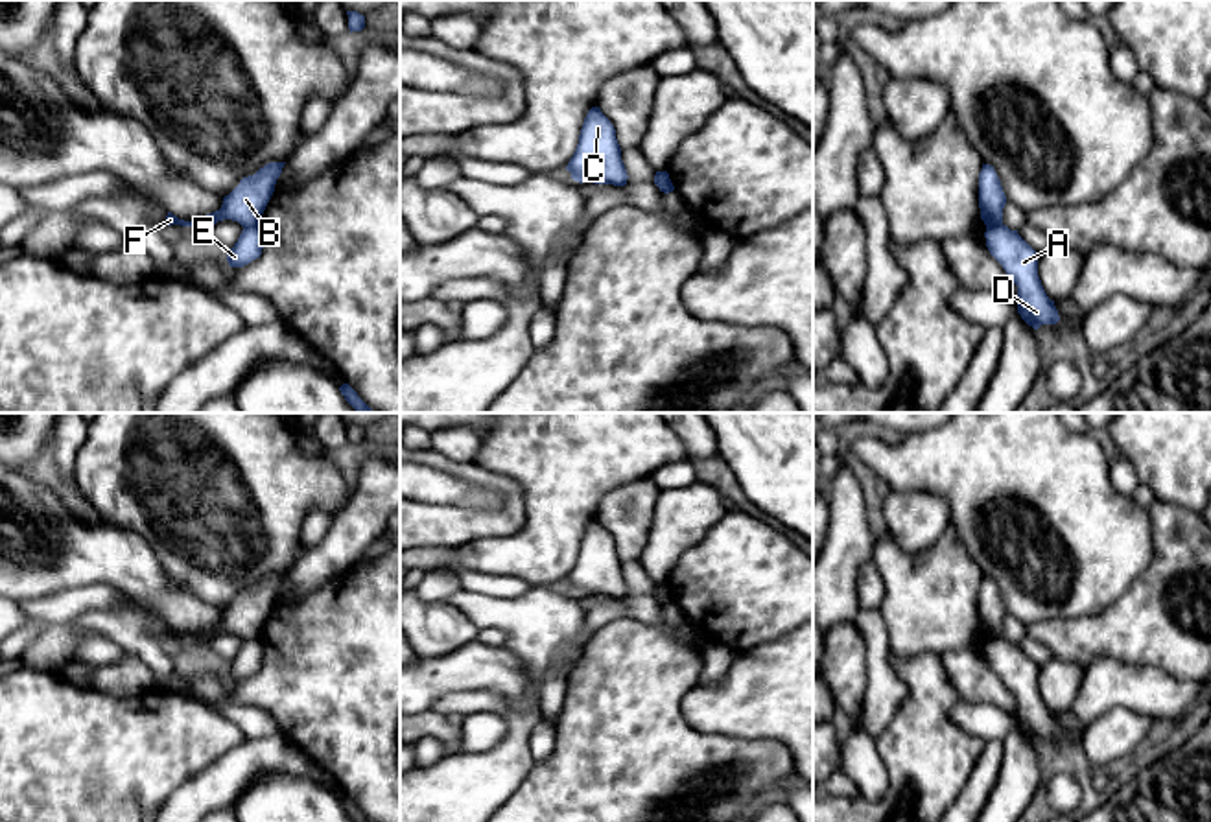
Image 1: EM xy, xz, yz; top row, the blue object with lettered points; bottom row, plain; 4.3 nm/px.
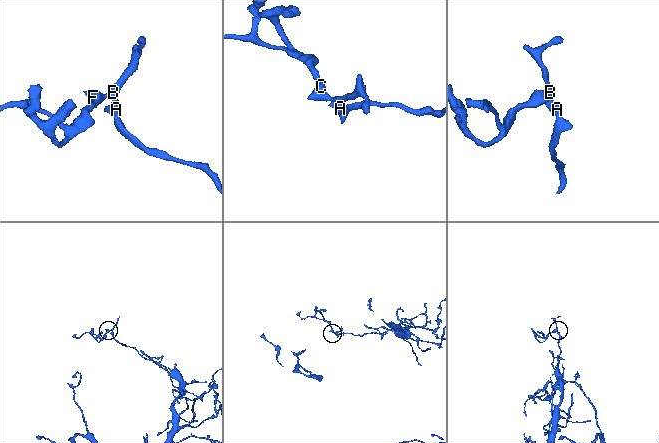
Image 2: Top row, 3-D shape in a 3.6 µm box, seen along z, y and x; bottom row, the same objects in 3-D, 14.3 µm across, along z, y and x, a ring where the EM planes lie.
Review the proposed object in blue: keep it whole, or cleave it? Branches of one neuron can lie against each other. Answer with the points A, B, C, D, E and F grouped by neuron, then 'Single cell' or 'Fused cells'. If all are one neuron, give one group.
Groups: A D E / B C F. Fused cells

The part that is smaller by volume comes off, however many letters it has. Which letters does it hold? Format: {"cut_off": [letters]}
{"cut_off": ["B", "C", "F"]}

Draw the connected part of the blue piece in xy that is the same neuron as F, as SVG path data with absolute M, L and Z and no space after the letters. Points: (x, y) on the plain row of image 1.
M269 575L254 588L243 590L240 597L223 610L219 623L195 630L192 634L179 632L171 625L166 628L166 638L192 640L197 643L210 643L218 634L232 632L241 640L258 638L262 627L275 605L276 592L286 575Z

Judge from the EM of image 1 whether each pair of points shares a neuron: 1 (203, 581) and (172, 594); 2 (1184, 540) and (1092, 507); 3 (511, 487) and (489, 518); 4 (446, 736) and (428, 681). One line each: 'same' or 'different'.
1: different
2: different
3: same
4: different

